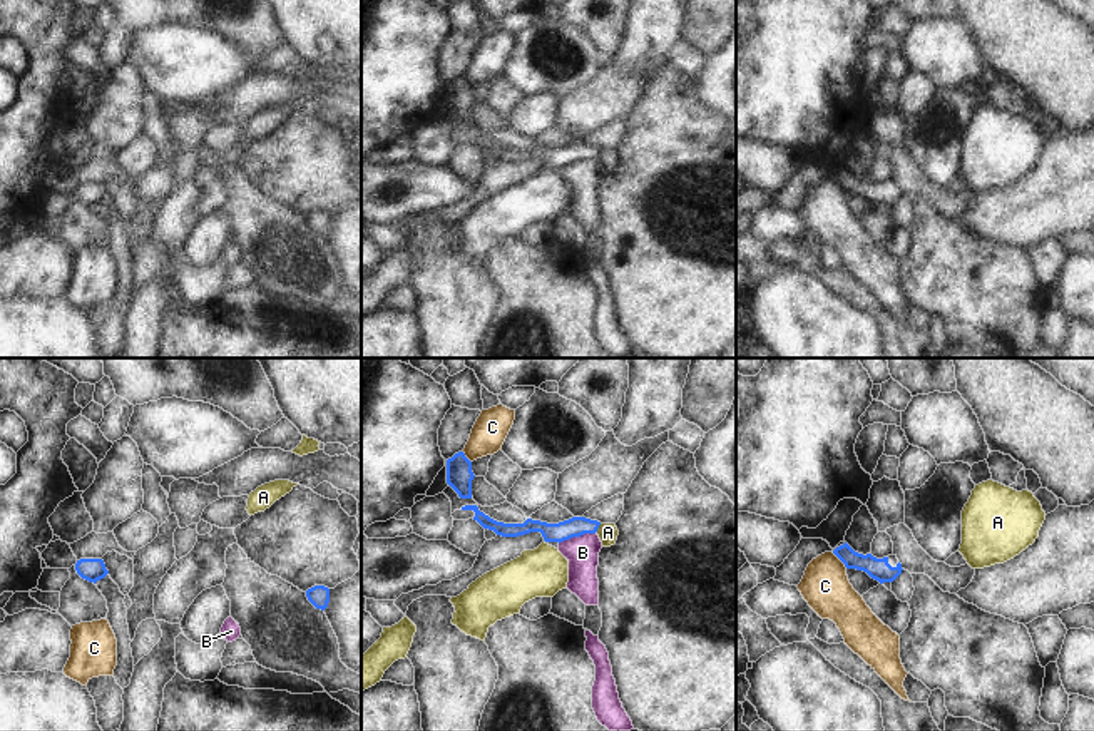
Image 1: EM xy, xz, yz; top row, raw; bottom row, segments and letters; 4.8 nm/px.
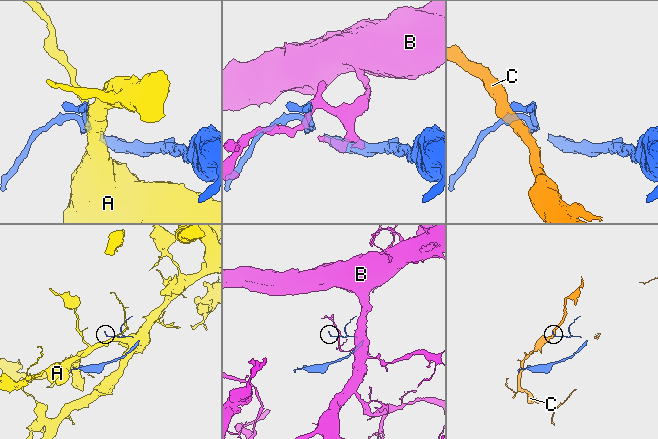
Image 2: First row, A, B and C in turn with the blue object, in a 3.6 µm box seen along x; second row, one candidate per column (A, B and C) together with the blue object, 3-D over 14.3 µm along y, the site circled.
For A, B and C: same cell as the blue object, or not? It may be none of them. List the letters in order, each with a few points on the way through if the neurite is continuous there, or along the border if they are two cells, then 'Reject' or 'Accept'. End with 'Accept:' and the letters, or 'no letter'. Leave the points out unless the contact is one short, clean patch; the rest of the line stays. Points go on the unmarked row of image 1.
A: Reject
B: Boundary: xz (596, 156), (572, 161), (559, 169). Reject
C: Boundary: yz (832, 176), (847, 193). Reject
Accept: no letter

